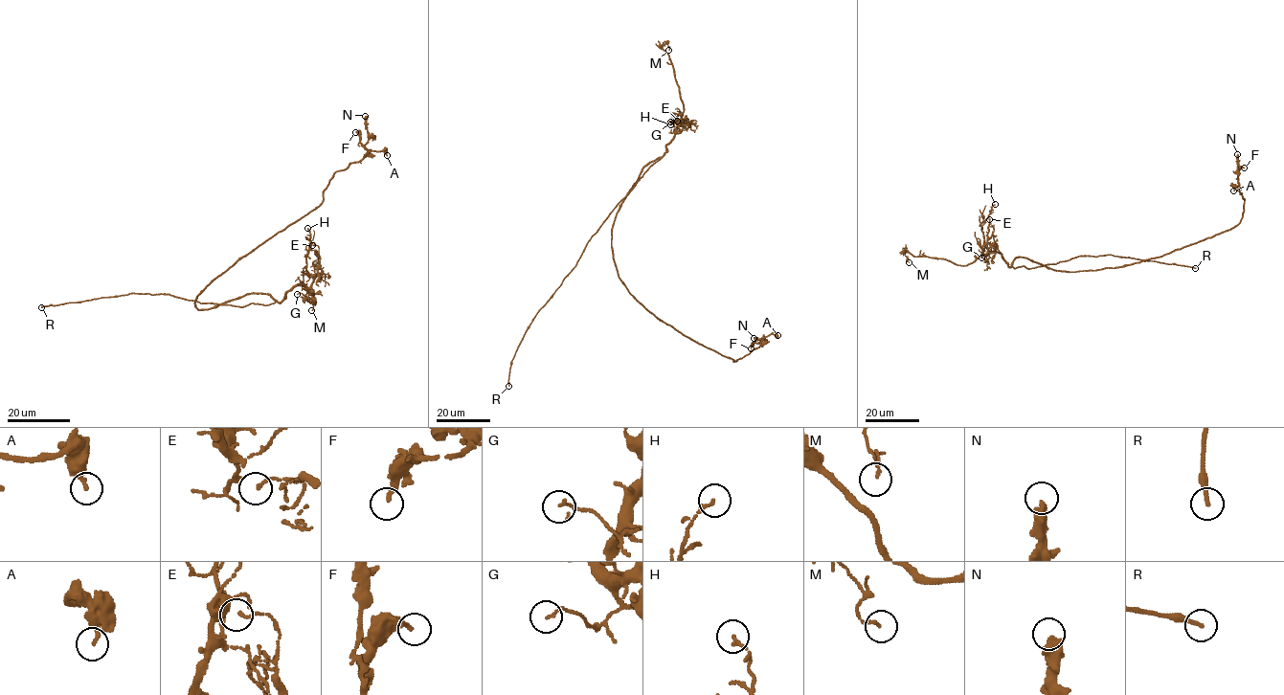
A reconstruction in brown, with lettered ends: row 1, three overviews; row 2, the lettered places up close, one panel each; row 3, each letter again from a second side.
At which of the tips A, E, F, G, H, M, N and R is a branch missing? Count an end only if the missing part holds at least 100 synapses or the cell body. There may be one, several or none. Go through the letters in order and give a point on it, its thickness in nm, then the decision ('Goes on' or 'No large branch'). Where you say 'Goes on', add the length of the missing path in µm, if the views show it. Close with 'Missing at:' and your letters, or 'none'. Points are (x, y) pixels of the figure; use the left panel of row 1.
A: Place: (387, 155). Thickness 190 nm. No large branch
E: Place: (312, 245). Thickness 90 nm. No large branch
F: Place: (355, 132). Thickness 220 nm. No large branch
G: Place: (297, 294). Thickness 130 nm. No large branch
H: Place: (307, 228). Thickness 150 nm. No large branch
M: Place: (311, 310). Thickness 120 nm. No large branch
N: Place: (365, 116). Thickness 420 nm. No large branch
R: Place: (41, 307). Thickness 200 nm. Goes on. Missing length about 15 µm
Missing at: R

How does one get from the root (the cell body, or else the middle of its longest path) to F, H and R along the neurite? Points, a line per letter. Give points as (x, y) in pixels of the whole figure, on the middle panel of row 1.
F: (615, 263), (618, 276), (628, 291), (656, 317), (684, 335), (734, 362), (762, 344), (754, 342), (751, 348)
H: (615, 263), (615, 215), (623, 198), (663, 155), (682, 120), (671, 114), (670, 124)
R: (615, 263), (612, 228), (621, 201), (591, 237), (575, 266), (537, 313), (525, 332), (511, 361), (508, 386)

